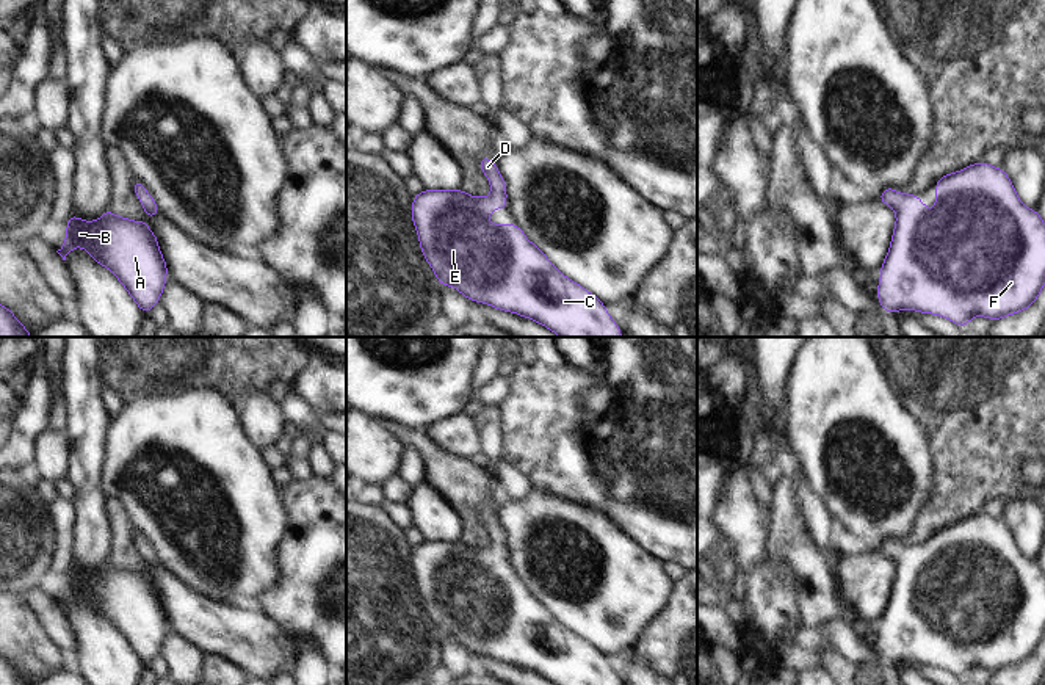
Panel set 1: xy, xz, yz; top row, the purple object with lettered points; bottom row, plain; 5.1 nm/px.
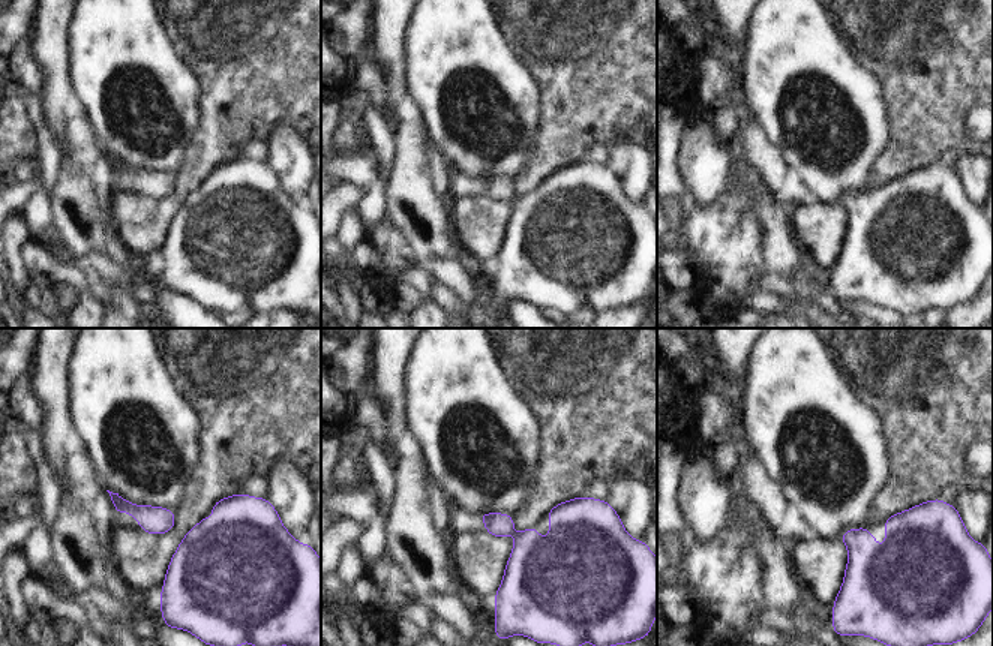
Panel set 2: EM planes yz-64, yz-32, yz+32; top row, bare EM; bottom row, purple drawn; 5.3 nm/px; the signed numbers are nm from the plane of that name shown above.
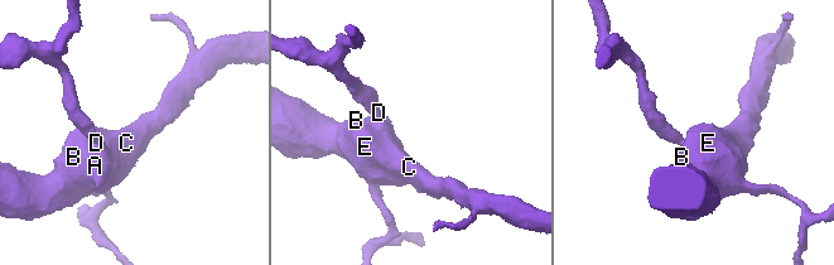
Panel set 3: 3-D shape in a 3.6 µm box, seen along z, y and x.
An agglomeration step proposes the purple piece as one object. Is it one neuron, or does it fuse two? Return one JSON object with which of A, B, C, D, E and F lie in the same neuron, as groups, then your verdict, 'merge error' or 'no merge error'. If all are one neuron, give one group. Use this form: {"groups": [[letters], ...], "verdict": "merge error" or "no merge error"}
{"groups": [["A", "B", "C", "D", "E", "F"]], "verdict": "no merge error"}

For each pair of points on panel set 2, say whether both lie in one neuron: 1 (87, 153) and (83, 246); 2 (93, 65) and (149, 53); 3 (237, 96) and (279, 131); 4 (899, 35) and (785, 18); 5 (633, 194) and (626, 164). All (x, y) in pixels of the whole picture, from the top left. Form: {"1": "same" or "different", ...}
{"1": "same", "2": "same", "3": "different", "4": "different", "5": "same"}

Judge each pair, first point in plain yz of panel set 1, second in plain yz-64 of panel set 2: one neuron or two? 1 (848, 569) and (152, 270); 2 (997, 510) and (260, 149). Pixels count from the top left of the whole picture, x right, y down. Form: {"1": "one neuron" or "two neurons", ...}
{"1": "two neurons", "2": "one neuron"}

